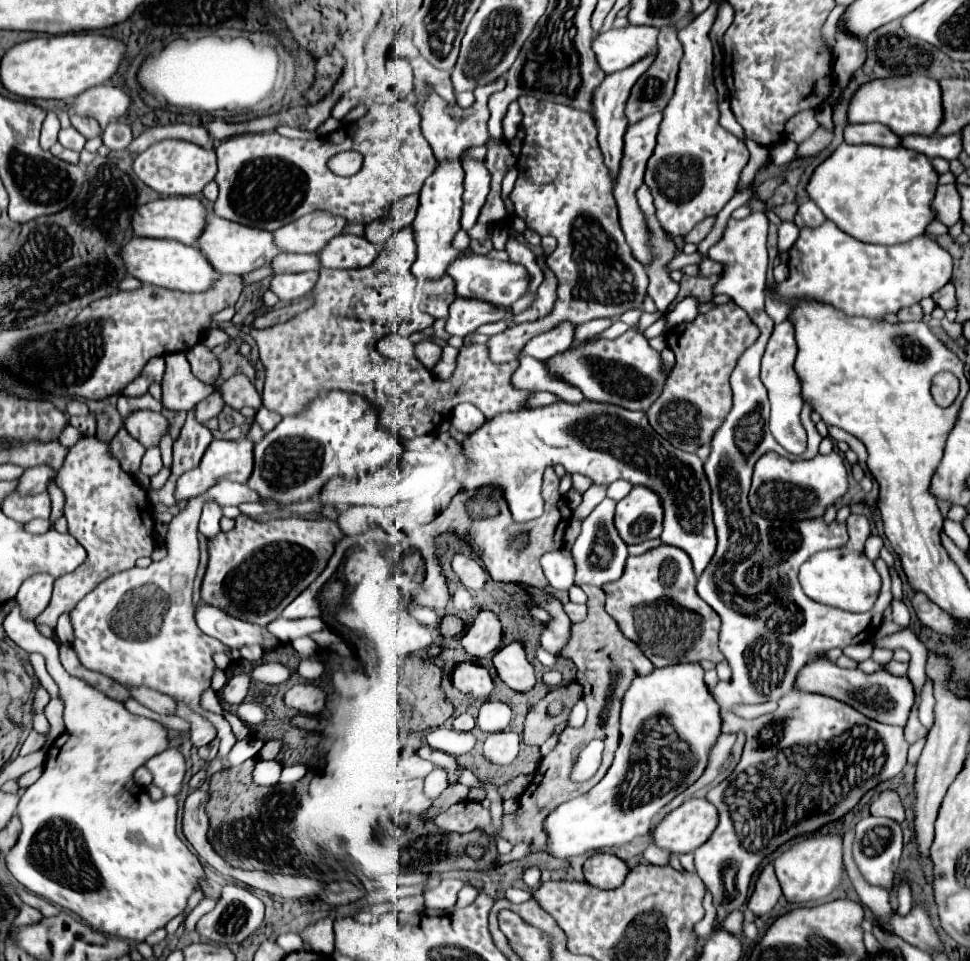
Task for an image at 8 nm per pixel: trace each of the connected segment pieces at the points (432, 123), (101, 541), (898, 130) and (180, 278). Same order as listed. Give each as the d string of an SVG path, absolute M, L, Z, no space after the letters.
M490 83L486 87L476 87L476 103L470 109L452 107L446 101L442 101L436 93L432 93L424 103L418 101L418 111L420 111L420 117L422 117L422 133L424 133L426 141L430 143L438 161L460 159L464 149L468 149L472 145L484 145L486 143L486 139L488 139L486 121L490 117L486 101L488 101L490 95L492 95Z
M82 435L80 441L68 449L64 465L56 475L56 485L62 489L66 497L64 517L68 519L68 533L72 533L72 537L86 549L88 557L74 573L56 579L48 607L34 619L36 625L48 625L48 627L56 627L58 617L62 613L70 613L78 601L82 601L90 591L94 591L98 583L102 583L114 573L132 569L136 565L136 559L148 557L154 551L154 517L152 517L154 513L150 513L148 495L140 485L136 485L136 481L128 473L120 471L120 467L116 467L116 463L108 459L108 447L102 441L98 441L96 437Z
M906 75L896 79L874 79L860 87L850 103L850 123L882 123L896 135L934 135L944 119L940 83L922 75Z
M134 237L132 243L128 243L128 247L122 249L122 257L124 263L128 263L130 275L140 279L142 283L150 283L166 289L198 293L198 291L208 291L220 279L220 273L210 265L210 261L204 257L204 253L198 247L184 245L170 239L158 241L158 239Z

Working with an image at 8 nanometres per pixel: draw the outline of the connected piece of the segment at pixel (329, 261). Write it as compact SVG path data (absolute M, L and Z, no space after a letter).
M338 235L328 243L328 249L320 253L320 261L330 269L358 269L368 267L378 257L378 245L372 245L366 237Z

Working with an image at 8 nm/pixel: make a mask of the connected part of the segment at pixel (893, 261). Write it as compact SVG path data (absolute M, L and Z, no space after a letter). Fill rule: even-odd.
M826 219L822 225L814 229L812 227L800 229L800 237L788 251L788 269L790 269L790 277L776 287L782 299L772 297L770 293L766 295L766 313L774 323L782 323L784 319L788 319L790 309L794 307L796 299L802 299L802 297L832 303L836 309L842 309L846 315L864 315L872 319L884 319L886 313L896 313L900 307L918 303L920 299L930 297L934 291L944 287L952 275L952 257L936 241L924 235L904 245L890 245L890 247L874 245L874 243L864 243L864 241L854 239L852 235L844 233L834 221Z

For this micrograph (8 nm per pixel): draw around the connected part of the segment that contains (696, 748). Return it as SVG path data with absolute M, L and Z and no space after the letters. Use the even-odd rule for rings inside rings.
M700 663L670 665L654 669L650 675L636 677L622 699L622 715L628 715L628 721L620 729L620 747L604 779L582 797L556 807L546 819L548 851L556 857L572 857L598 851L602 847L626 845L634 841L634 837L646 835L650 831L652 817L704 775L710 753L722 735L718 705L708 691ZM658 715L666 715L672 727L670 737L666 735L664 743L650 735L642 739L638 731L644 721ZM634 741L654 741L654 757L632 761L630 749ZM688 763L690 781L686 781Z

